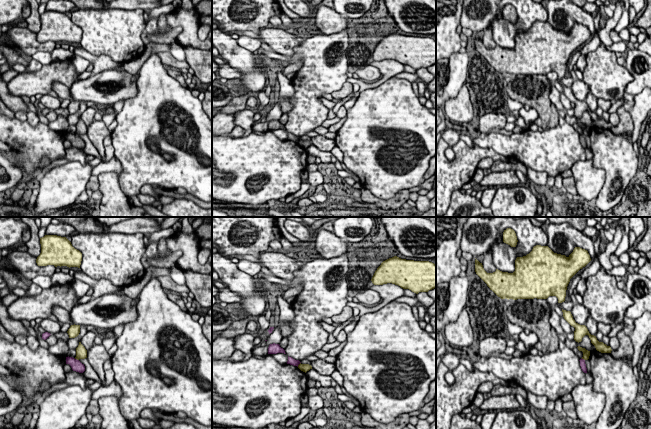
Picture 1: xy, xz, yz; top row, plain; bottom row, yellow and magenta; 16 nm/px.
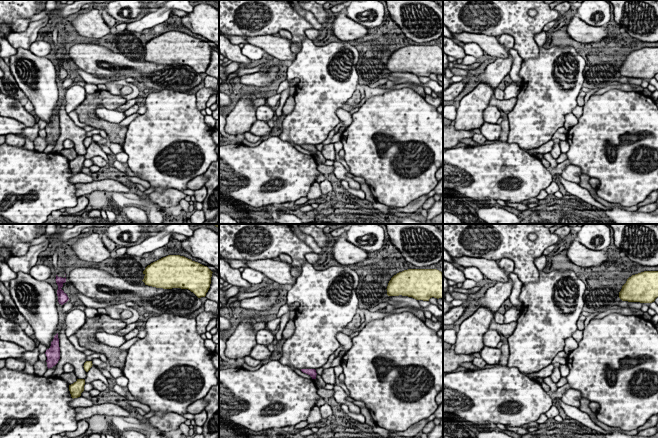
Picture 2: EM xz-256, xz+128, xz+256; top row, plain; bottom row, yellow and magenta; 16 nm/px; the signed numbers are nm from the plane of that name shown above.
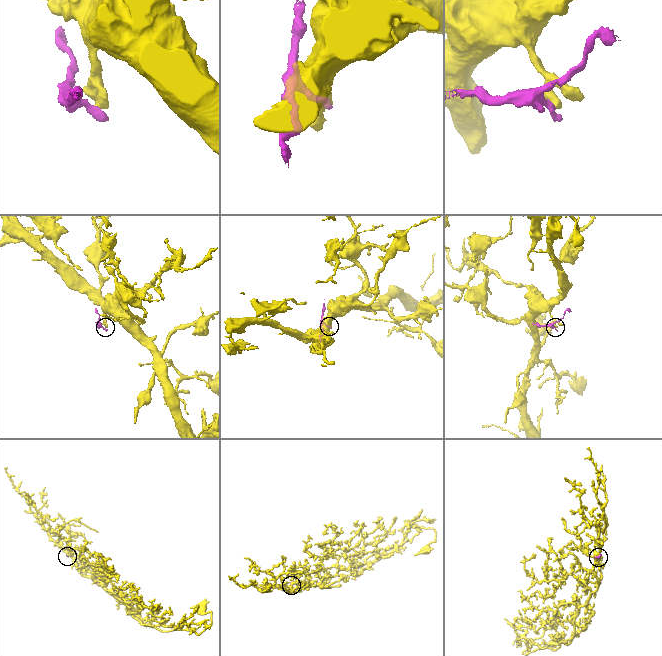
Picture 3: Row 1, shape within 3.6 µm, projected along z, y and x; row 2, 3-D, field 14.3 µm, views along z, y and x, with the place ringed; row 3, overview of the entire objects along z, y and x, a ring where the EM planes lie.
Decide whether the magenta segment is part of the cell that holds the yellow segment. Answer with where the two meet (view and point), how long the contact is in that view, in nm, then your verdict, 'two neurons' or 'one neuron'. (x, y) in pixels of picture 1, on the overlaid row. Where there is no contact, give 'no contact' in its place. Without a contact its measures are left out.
xy (76, 358) | 90 nm | two neurons

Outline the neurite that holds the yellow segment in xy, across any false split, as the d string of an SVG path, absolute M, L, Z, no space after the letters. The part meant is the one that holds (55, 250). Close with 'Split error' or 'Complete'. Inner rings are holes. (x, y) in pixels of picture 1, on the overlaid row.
M45 235L40 238L41 253L36 259L38 266L54 265L78 267L82 261L82 253L75 249L66 237Z. Complete

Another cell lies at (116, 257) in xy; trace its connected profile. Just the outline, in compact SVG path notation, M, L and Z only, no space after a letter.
M76 233L70 242L82 253L81 271L94 280L107 279L123 288L144 276L141 258L146 248L142 233Z

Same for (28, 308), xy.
M70 283L51 286L43 289L39 295L24 295L7 307L9 317L17 321L31 321L37 318L46 319L53 314L53 308L60 306L68 312L78 304L76 295Z

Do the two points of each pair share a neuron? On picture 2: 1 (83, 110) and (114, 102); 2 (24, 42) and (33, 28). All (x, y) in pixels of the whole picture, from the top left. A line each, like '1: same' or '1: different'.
1: same
2: same

